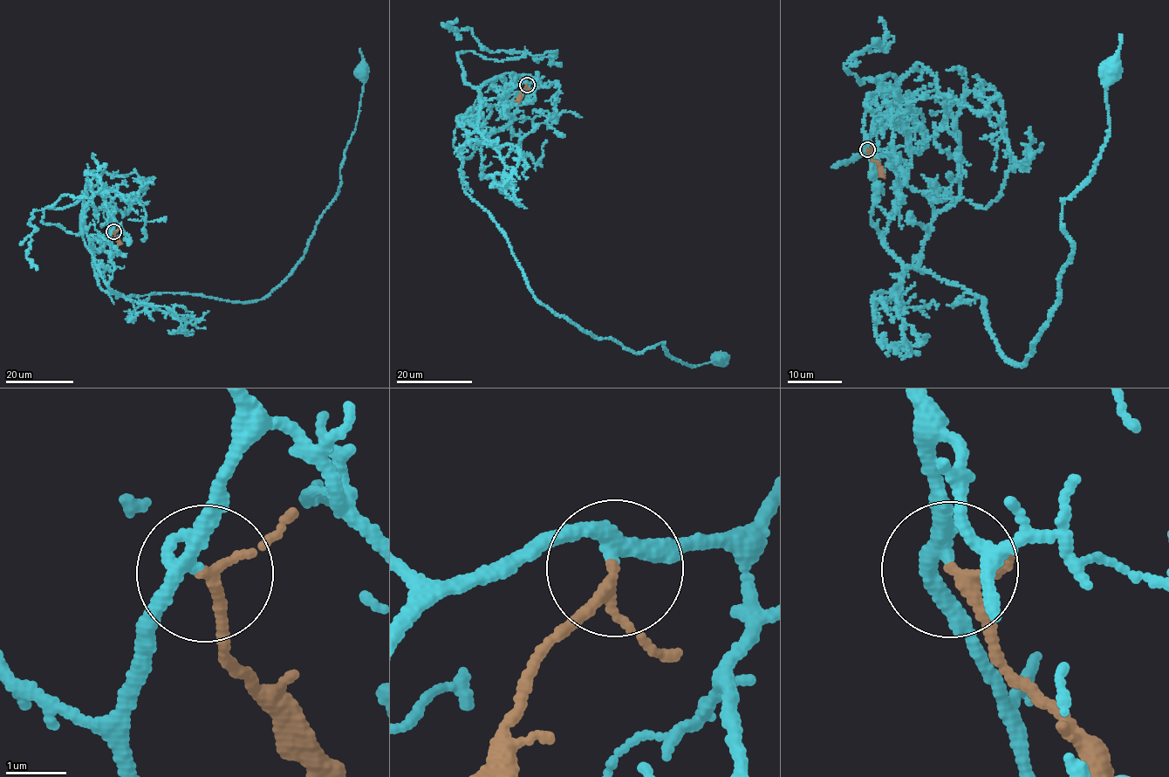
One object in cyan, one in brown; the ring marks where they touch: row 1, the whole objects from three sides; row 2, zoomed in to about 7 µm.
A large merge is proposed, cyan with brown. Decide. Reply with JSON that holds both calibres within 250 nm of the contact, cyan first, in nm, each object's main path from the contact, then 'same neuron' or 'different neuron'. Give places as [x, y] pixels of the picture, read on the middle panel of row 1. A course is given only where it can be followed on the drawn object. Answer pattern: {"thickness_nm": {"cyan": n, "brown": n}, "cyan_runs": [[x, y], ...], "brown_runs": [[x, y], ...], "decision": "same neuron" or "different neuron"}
{"thickness_nm": {"cyan": 240, "brown": 140}, "cyan_runs": [[527, 85], [483, 102], [461, 171], [533, 298], [638, 353], [661, 342], [687, 365], [720, 358]], "brown_runs": [[527, 85], [518, 98], [518, 102]], "decision": "same neuron"}

